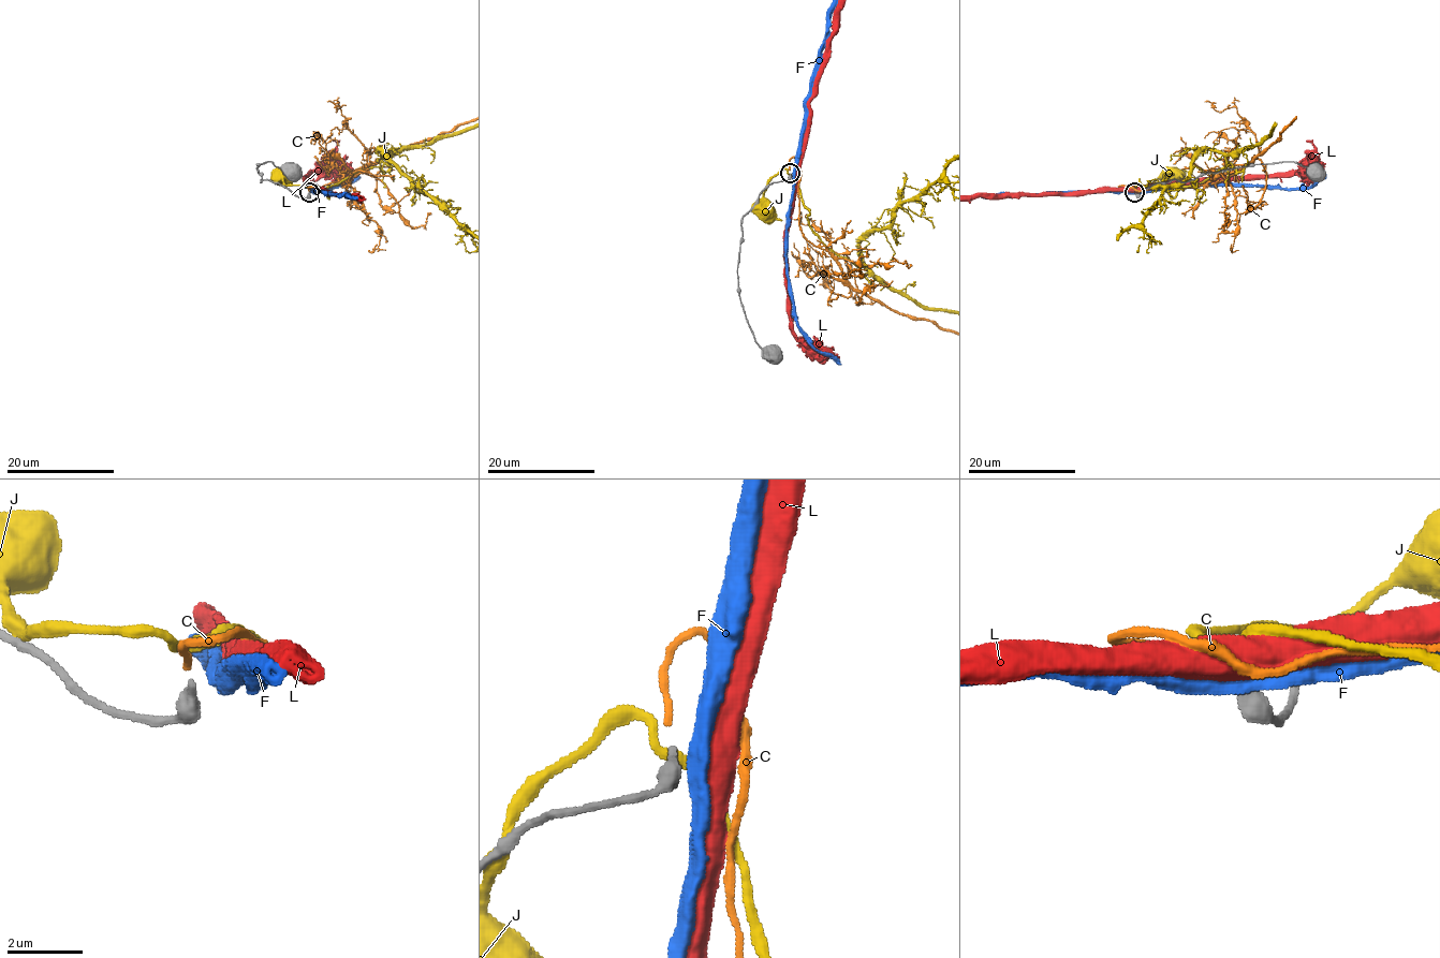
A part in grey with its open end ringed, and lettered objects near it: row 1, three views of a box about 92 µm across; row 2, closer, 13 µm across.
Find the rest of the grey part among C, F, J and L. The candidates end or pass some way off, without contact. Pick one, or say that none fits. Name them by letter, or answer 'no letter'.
C

